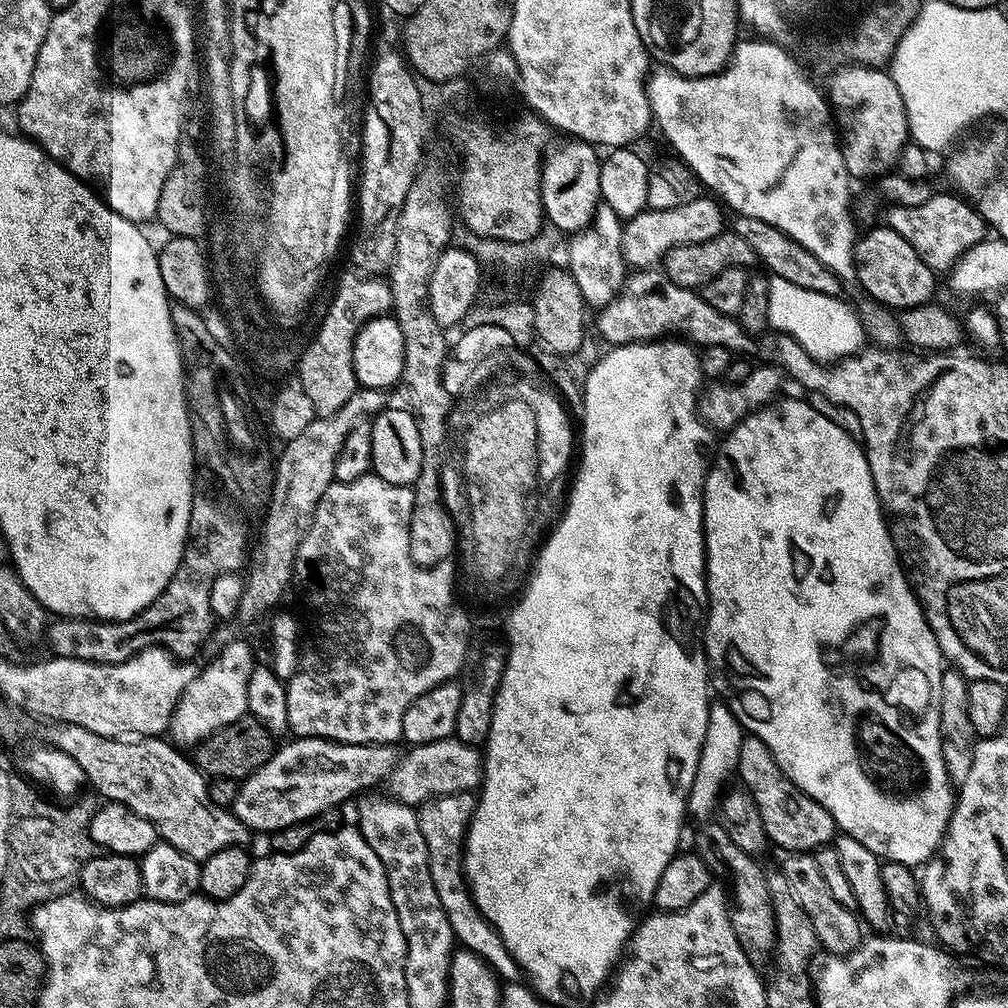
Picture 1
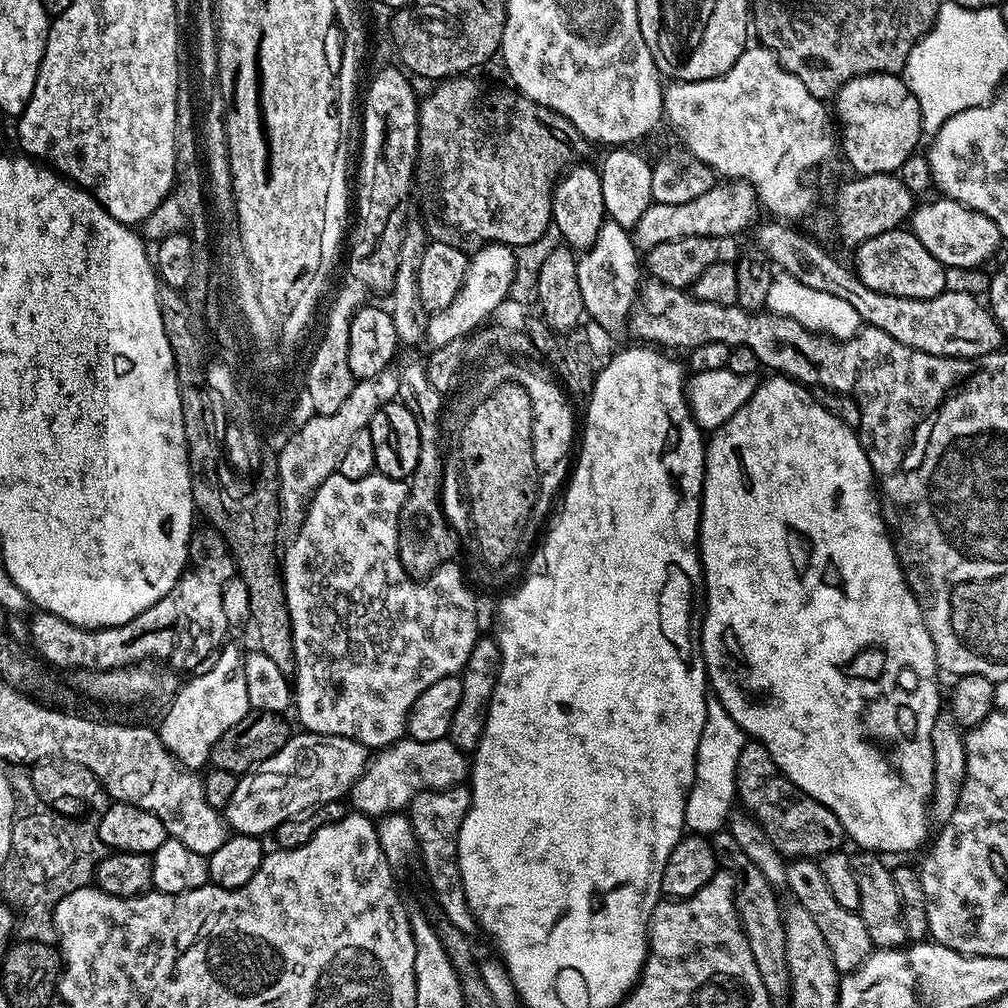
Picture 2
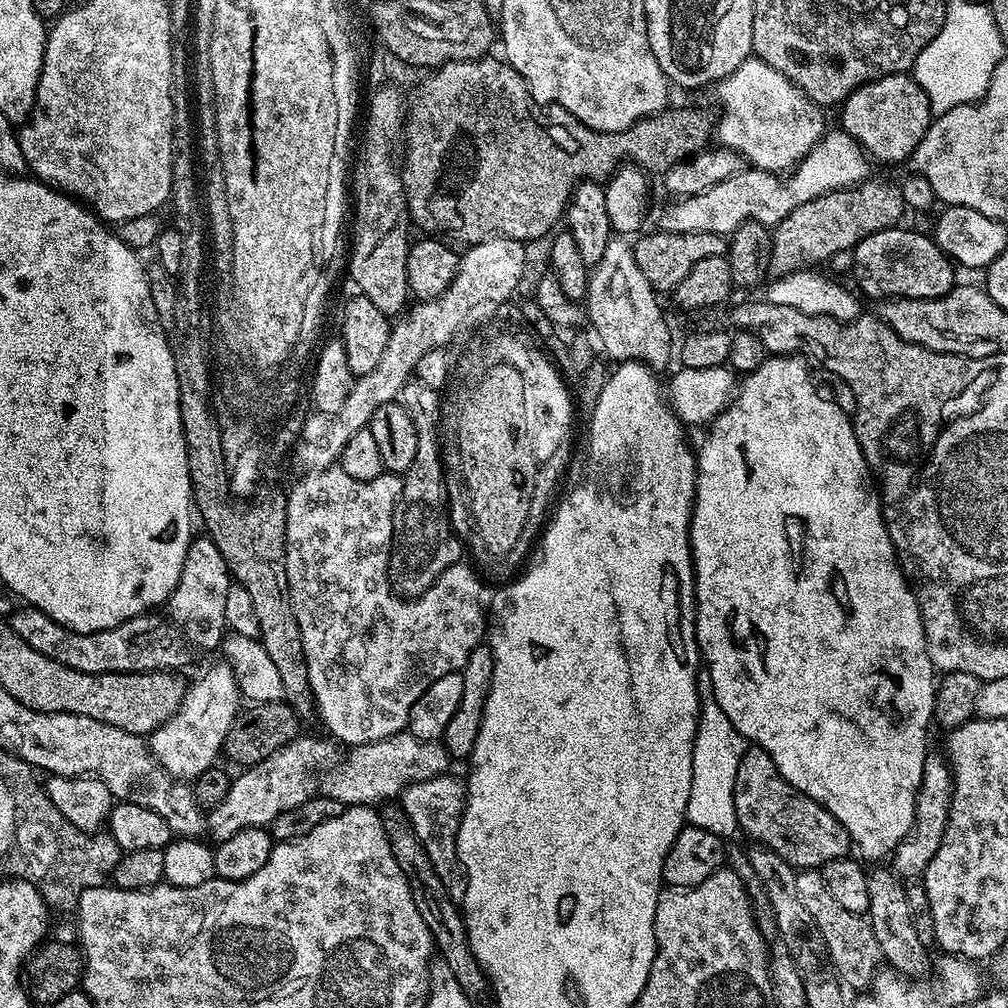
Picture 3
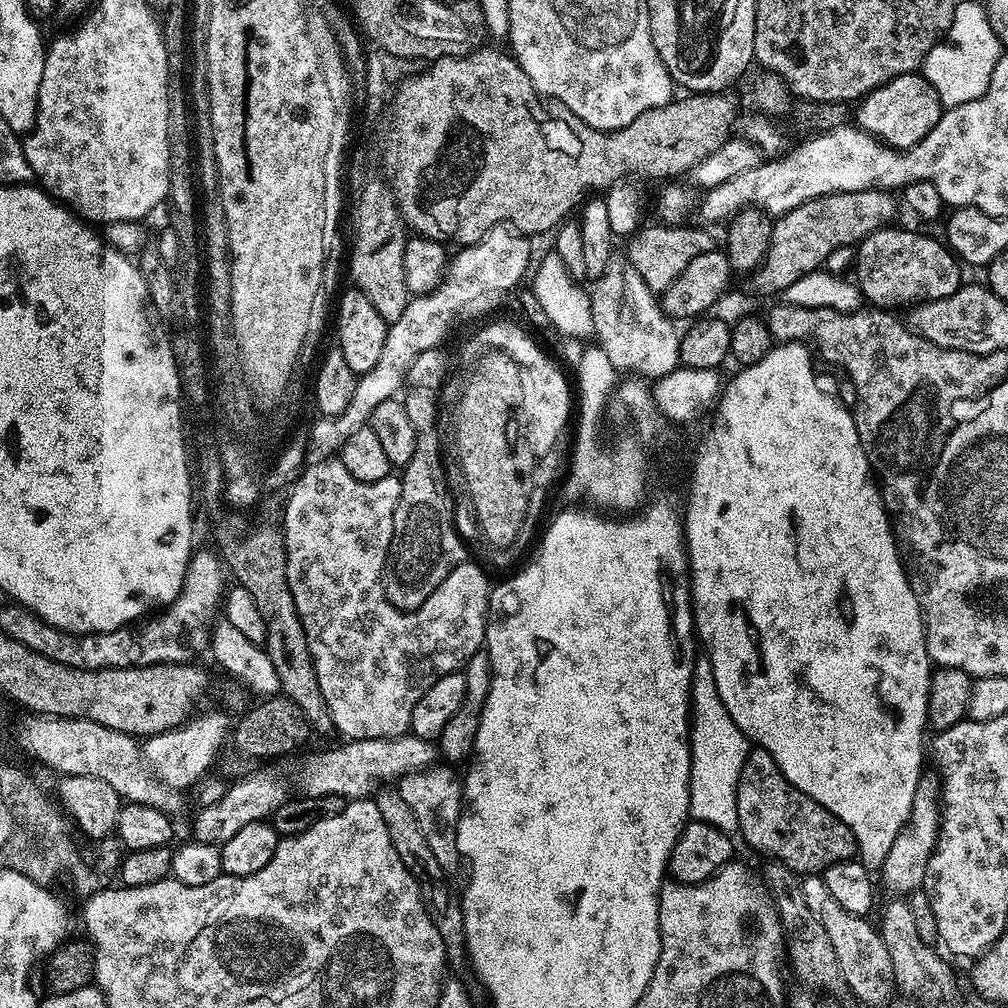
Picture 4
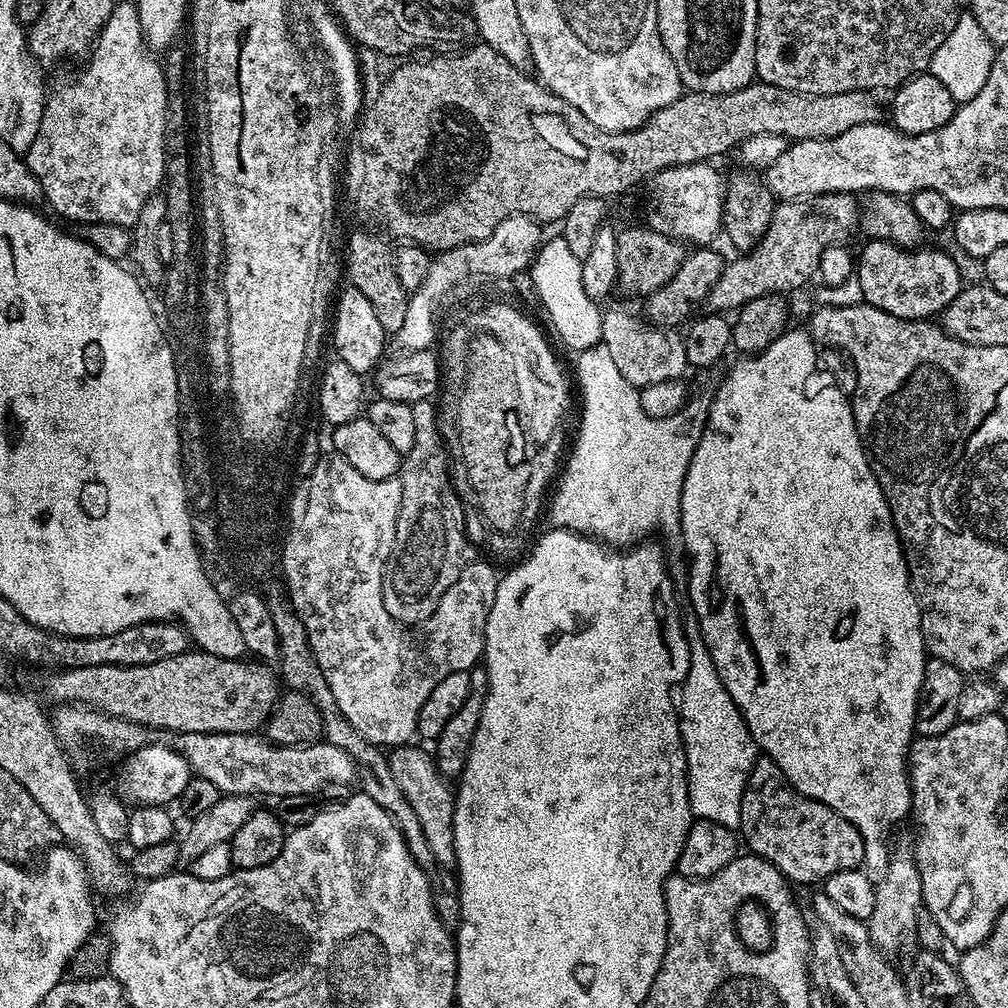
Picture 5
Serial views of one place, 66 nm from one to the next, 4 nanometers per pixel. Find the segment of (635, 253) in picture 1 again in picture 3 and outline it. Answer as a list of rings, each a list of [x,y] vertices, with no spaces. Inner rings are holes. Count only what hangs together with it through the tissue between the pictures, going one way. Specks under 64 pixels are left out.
[[[843,130],[825,131],[824,136],[810,149],[800,163],[787,174],[764,172],[761,168],[744,166],[732,177],[712,185],[701,193],[677,199],[656,216],[655,227],[661,232],[709,232],[727,237],[735,228],[753,220],[775,226],[798,206],[827,192],[854,188],[869,179],[869,157],[858,141]]]

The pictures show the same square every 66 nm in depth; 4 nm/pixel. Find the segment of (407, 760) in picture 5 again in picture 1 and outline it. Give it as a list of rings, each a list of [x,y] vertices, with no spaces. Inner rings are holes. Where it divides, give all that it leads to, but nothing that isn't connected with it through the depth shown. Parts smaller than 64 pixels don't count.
[[[459,792],[435,796],[433,800],[419,805],[418,822],[422,826],[422,838],[426,838],[426,850],[430,854],[430,878],[434,878],[438,902],[442,902],[446,918],[450,918],[450,930],[457,941],[483,960],[501,981],[516,982],[522,976],[518,962],[510,954],[510,950],[506,950],[492,923],[478,910],[472,891],[468,888],[468,878],[464,875],[464,839],[468,837],[468,824],[472,820],[476,802],[477,797],[473,793]]]

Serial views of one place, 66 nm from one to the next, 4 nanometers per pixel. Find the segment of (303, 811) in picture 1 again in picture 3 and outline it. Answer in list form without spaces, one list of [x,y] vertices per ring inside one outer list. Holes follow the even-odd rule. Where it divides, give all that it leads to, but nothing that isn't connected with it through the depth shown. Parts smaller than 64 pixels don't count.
[[[302,734],[262,762],[247,767],[242,776],[231,781],[229,793],[221,804],[207,813],[207,835],[219,842],[238,834],[238,830],[269,827],[278,814],[294,809],[315,795],[320,770],[333,763],[333,754],[333,748],[326,741]]]

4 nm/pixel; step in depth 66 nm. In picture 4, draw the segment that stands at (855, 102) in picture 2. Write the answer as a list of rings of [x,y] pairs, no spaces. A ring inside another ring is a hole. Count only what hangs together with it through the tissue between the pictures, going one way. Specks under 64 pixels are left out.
[[[920,72],[899,75],[869,92],[861,99],[859,106],[857,125],[877,139],[901,150],[921,141],[938,124],[944,111],[937,90]]]

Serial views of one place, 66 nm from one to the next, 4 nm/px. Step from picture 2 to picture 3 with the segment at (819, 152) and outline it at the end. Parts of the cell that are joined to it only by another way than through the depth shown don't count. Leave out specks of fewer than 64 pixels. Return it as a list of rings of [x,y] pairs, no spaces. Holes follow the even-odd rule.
[[[750,58],[746,62],[742,62],[742,66],[738,66],[738,70],[734,70],[734,74],[727,76],[725,80],[721,80],[718,87],[715,89],[716,96],[720,99],[720,104],[724,109],[721,110],[720,116],[718,112],[718,140],[723,147],[728,148],[730,151],[734,151],[740,158],[743,158],[751,167],[761,168],[764,172],[774,172],[777,174],[784,174],[789,171],[793,166],[800,163],[800,159],[812,149],[812,147],[821,140],[826,131],[826,125],[824,125],[824,116],[822,113],[821,105],[816,104],[807,96],[797,85],[786,78],[782,74],[778,74],[778,70],[774,70],[774,66],[766,66],[766,62],[761,60]]]

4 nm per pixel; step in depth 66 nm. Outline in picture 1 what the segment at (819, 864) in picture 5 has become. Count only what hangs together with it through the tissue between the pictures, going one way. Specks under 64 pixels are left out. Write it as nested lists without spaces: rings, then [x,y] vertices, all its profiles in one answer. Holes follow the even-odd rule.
[[[745,735],[742,750],[738,754],[735,775],[740,776],[739,783],[753,796],[769,841],[784,848],[785,853],[815,853],[816,849],[831,845],[835,841],[838,829],[834,818],[780,769],[762,738]]]

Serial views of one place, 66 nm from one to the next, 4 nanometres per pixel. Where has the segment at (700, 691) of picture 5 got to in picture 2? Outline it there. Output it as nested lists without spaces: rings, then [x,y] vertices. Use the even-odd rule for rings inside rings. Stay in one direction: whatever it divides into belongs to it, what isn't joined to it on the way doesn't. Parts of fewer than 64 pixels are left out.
[[[715,698],[709,699],[706,706],[706,722],[702,726],[702,738],[698,738],[696,773],[692,779],[692,789],[684,811],[684,826],[692,834],[715,834],[729,823],[738,797],[736,794],[736,767],[738,754],[746,743],[746,734],[730,718],[730,714]]]

